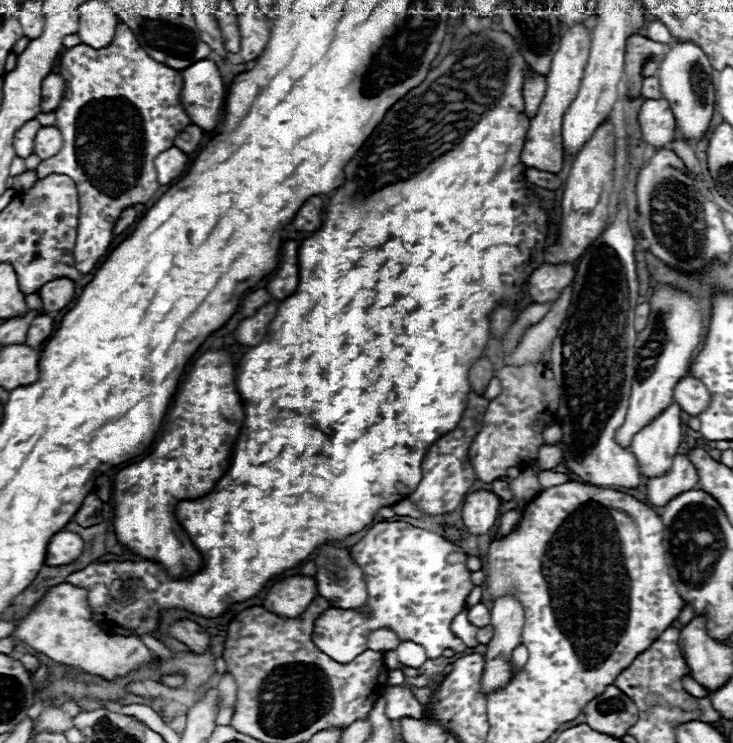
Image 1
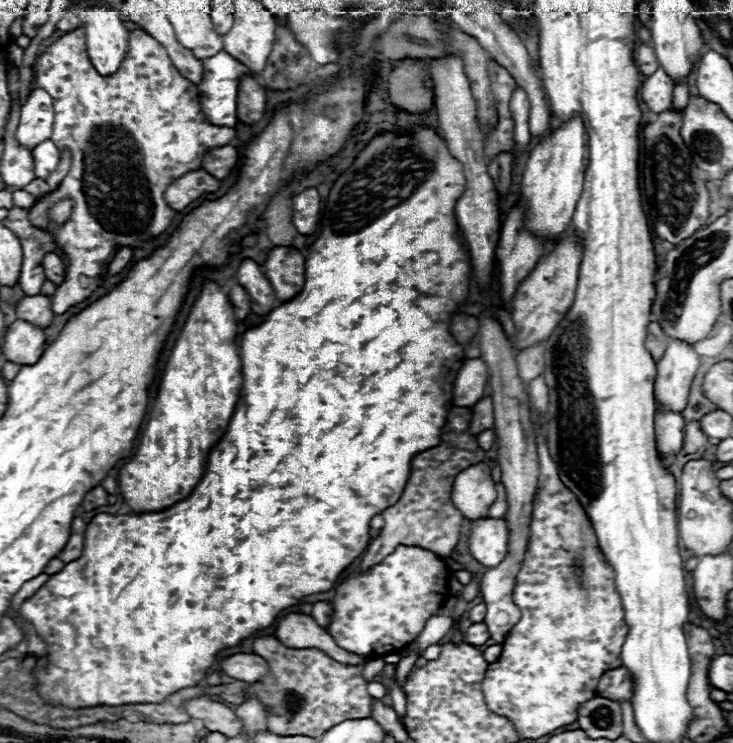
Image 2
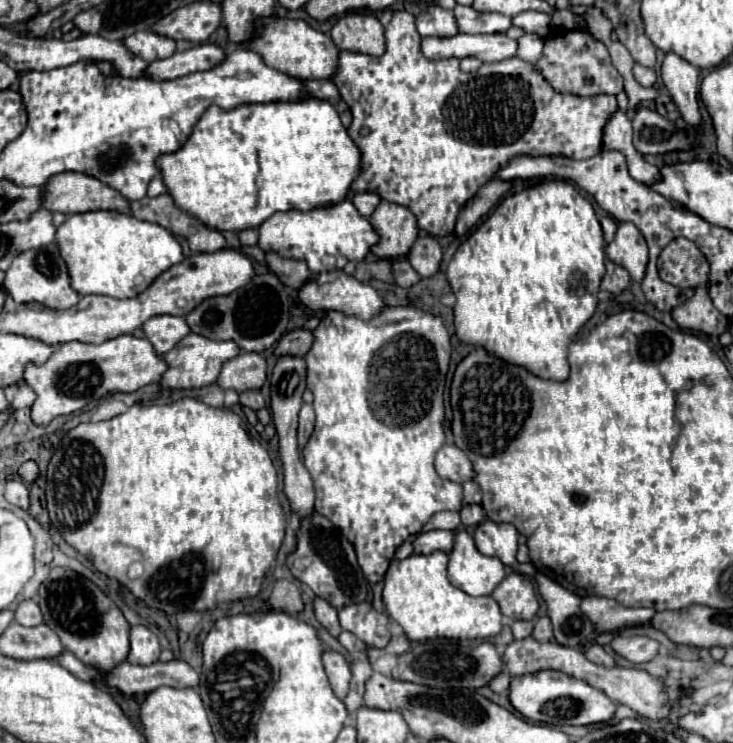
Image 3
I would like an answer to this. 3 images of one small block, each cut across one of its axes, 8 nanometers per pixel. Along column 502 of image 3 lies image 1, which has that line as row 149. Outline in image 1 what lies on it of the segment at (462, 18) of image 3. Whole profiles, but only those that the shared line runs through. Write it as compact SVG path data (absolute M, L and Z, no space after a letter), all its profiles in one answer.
M34 118L34 120L28 120L22 128L18 128L18 132L14 134L14 150L16 150L16 156L22 156L26 158L28 154L32 154L32 144L34 144L34 136L36 132L40 130L40 122Z

